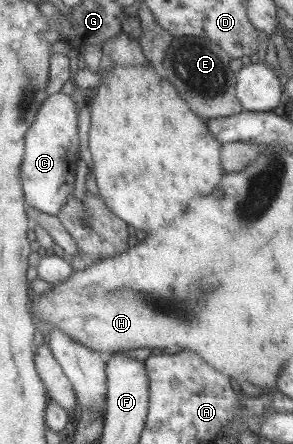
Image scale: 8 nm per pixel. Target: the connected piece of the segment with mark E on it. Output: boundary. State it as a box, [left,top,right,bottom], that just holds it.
[159,37,243,118]

